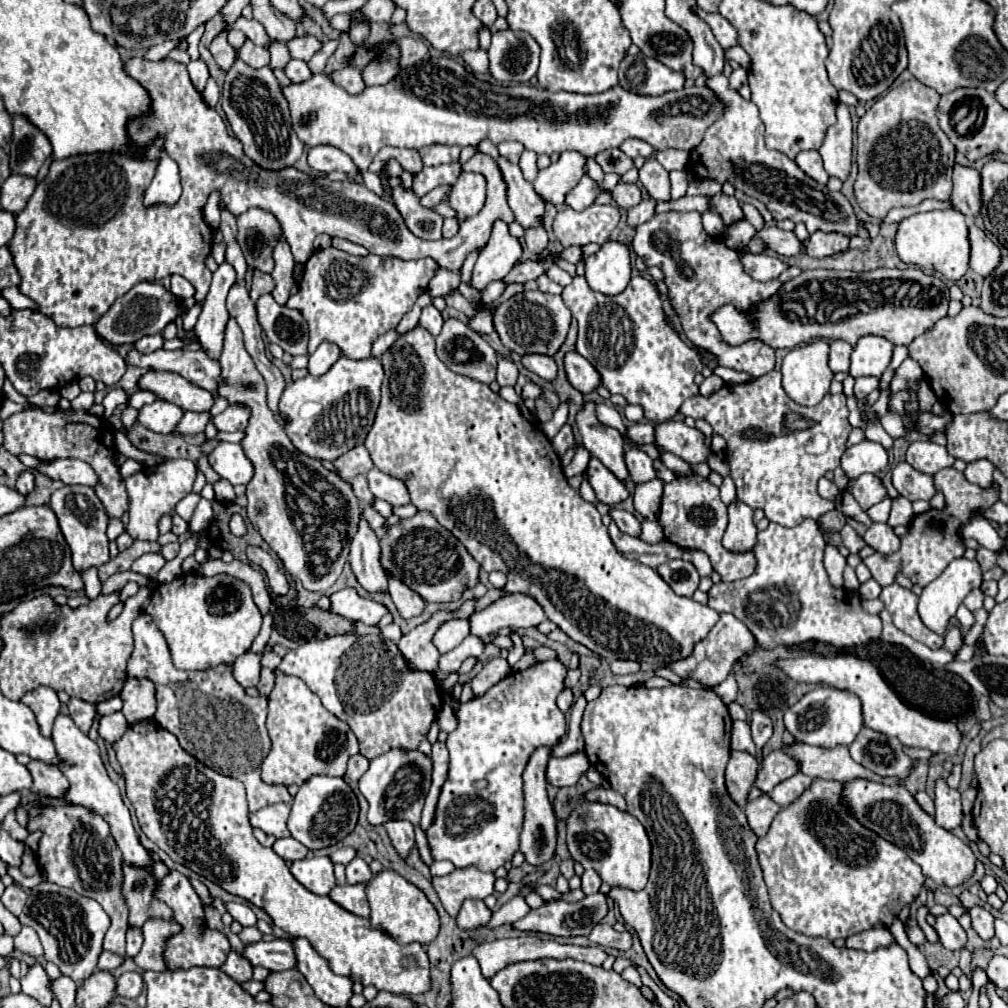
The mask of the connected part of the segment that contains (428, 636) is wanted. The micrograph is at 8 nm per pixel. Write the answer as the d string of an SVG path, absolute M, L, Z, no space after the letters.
M467 599L461 603L459 609L451 609L451 611L439 609L431 615L431 619L417 625L407 635L403 635L403 639L397 645L399 645L401 653L405 655L407 663L411 667L417 667L419 671L433 673L433 669L437 669L439 657L441 657L441 653L433 645L433 635L437 633L437 629L443 623L447 623L451 619L467 619L475 611L475 603L477 603L477 599Z

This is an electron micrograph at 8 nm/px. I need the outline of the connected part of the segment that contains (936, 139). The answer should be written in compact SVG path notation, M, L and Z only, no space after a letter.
M911 79L889 89L861 117L857 127L859 175L855 181L855 197L867 215L883 219L893 207L919 205L923 199L947 201L951 197L955 147L937 123L937 103L937 91Z

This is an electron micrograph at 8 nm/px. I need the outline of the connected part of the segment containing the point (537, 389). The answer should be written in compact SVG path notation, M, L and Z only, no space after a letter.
M529 381L522 389L523 399L541 399L541 397L543 397L543 389L541 389L541 385L537 385L533 381Z

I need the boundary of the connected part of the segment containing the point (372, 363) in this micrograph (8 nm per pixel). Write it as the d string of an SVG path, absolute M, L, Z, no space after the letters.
M341 355L325 375L307 375L287 383L279 401L281 415L289 419L289 423L283 425L285 433L301 453L335 461L339 455L365 441L379 407L383 377L385 371L377 357L351 359Z

